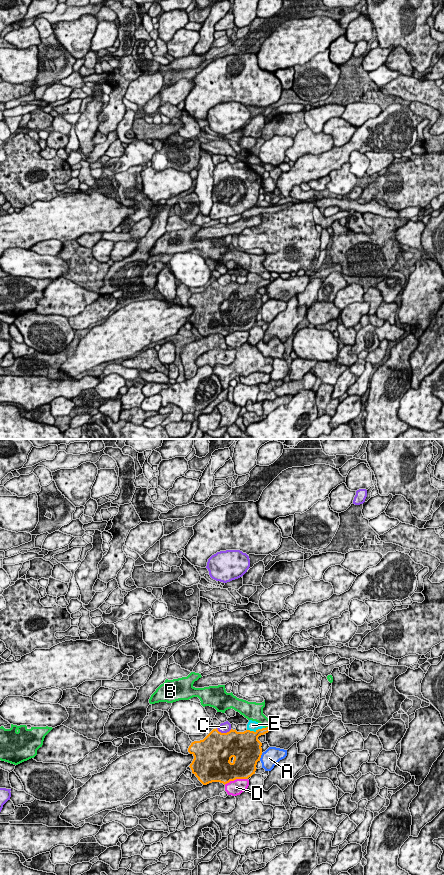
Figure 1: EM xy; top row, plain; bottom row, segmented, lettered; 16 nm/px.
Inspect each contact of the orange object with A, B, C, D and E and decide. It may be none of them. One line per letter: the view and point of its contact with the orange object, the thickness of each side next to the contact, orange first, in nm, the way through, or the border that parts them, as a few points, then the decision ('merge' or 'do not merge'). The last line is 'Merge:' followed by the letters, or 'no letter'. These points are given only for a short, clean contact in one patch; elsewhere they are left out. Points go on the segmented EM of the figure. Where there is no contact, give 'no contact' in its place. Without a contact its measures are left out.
A: meets orange in xy at (260, 757); 460 nm thick on the orange side, 280 nm on the other; do not merge
B: meets orange in xy at (267, 727); 130 nm thick on the orange side, 200 nm on the other; do not merge
C: meets orange in xy at (224, 733); 480 nm thick on the orange side, 170 nm on the other; do not merge
D: meets orange in xy at (235, 779); 380 nm thick on the orange side, 240 nm on the other; do not merge
E: meets orange in xy at (256, 730); 360 nm thick on the orange side, 160 nm on the other; runs through xy (246, 742), (256, 730), (252, 725); merge
Merge: E

